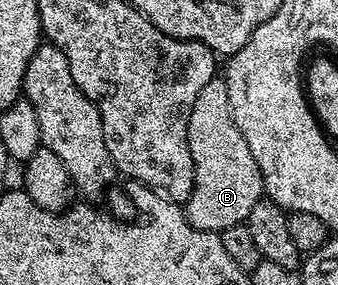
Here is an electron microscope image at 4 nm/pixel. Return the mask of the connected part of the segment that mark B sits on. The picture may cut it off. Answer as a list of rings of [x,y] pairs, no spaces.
[[[216,75],[201,87],[197,95],[197,103],[193,103],[193,111],[189,115],[189,155],[193,155],[195,164],[195,182],[185,206],[187,221],[193,227],[204,229],[210,233],[222,233],[225,227],[242,225],[246,222],[249,211],[264,200],[263,176],[257,167],[257,159],[249,152],[249,143],[245,143],[245,135],[237,131],[237,123],[233,123],[233,111],[229,107],[229,87],[222,76]]]

